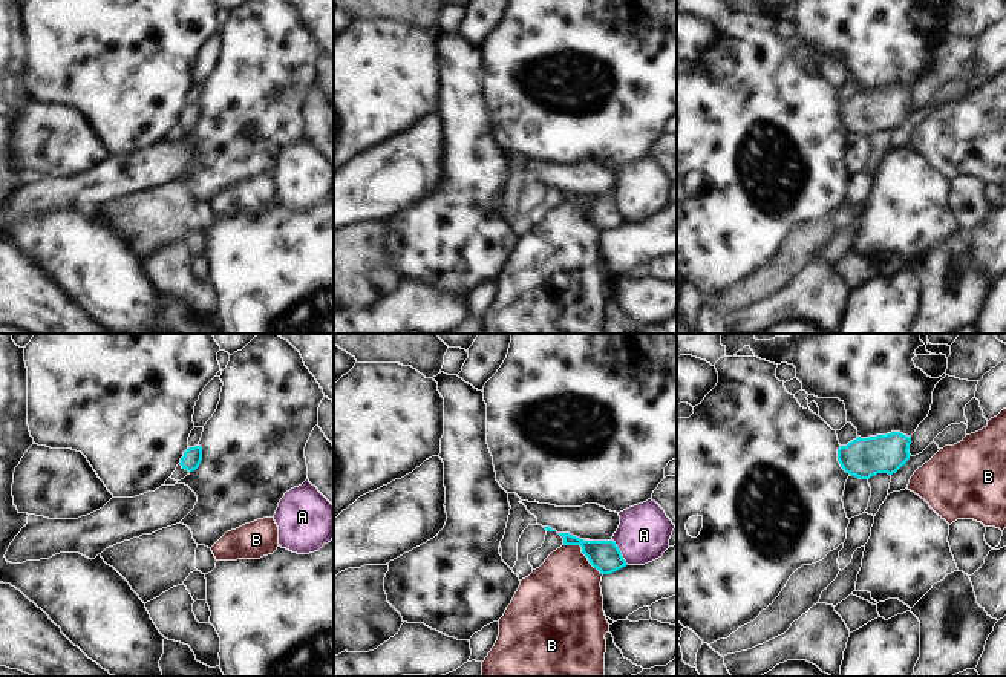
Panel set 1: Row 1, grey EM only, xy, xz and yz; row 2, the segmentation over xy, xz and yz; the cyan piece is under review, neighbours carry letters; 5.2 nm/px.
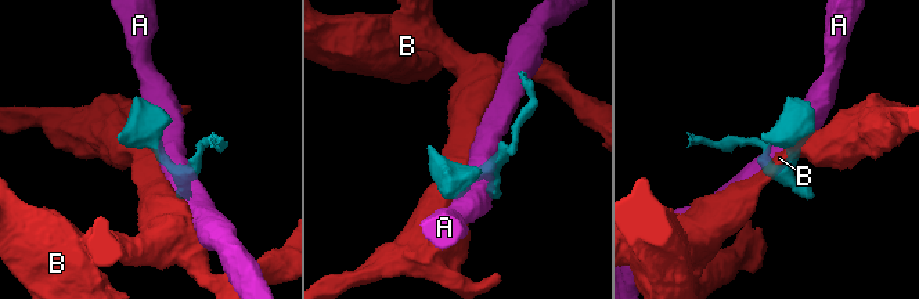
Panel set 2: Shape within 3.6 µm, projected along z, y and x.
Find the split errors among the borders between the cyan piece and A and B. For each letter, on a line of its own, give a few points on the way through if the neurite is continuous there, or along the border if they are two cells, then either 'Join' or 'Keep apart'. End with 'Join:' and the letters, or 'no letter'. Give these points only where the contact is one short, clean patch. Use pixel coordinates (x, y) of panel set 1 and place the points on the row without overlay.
A: Keep apart
B: Keep apart
Join: no letter.

